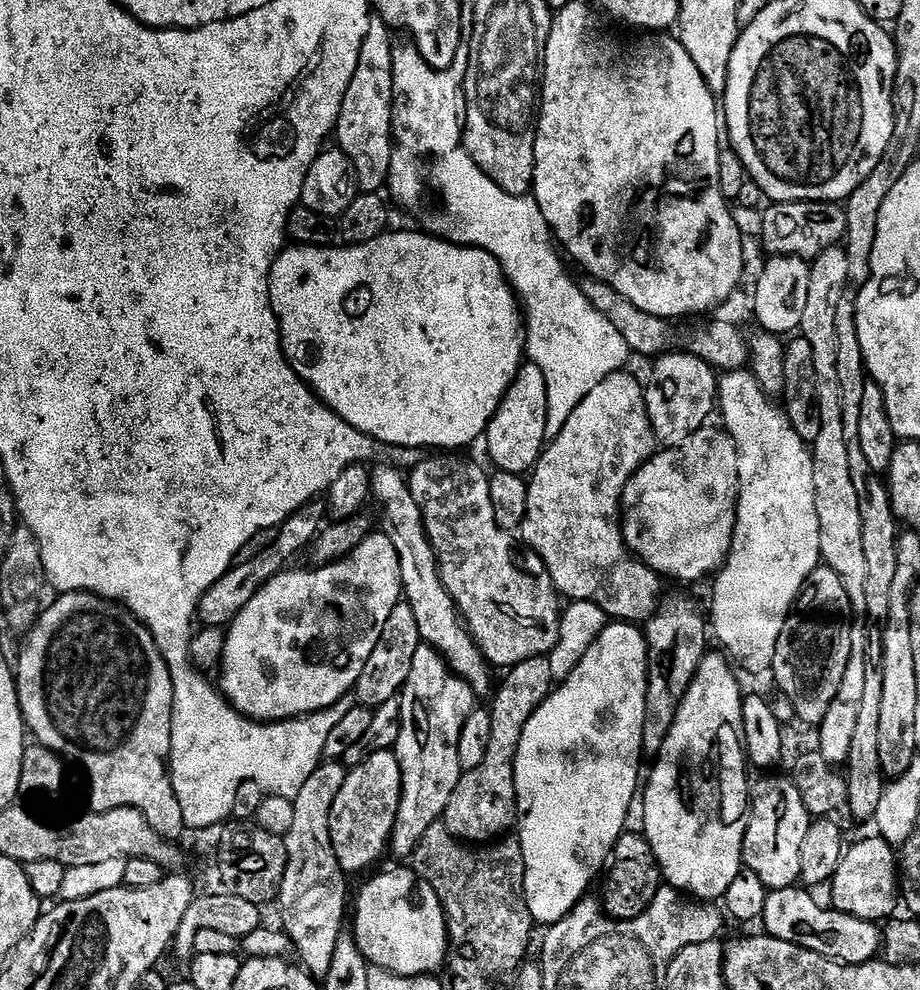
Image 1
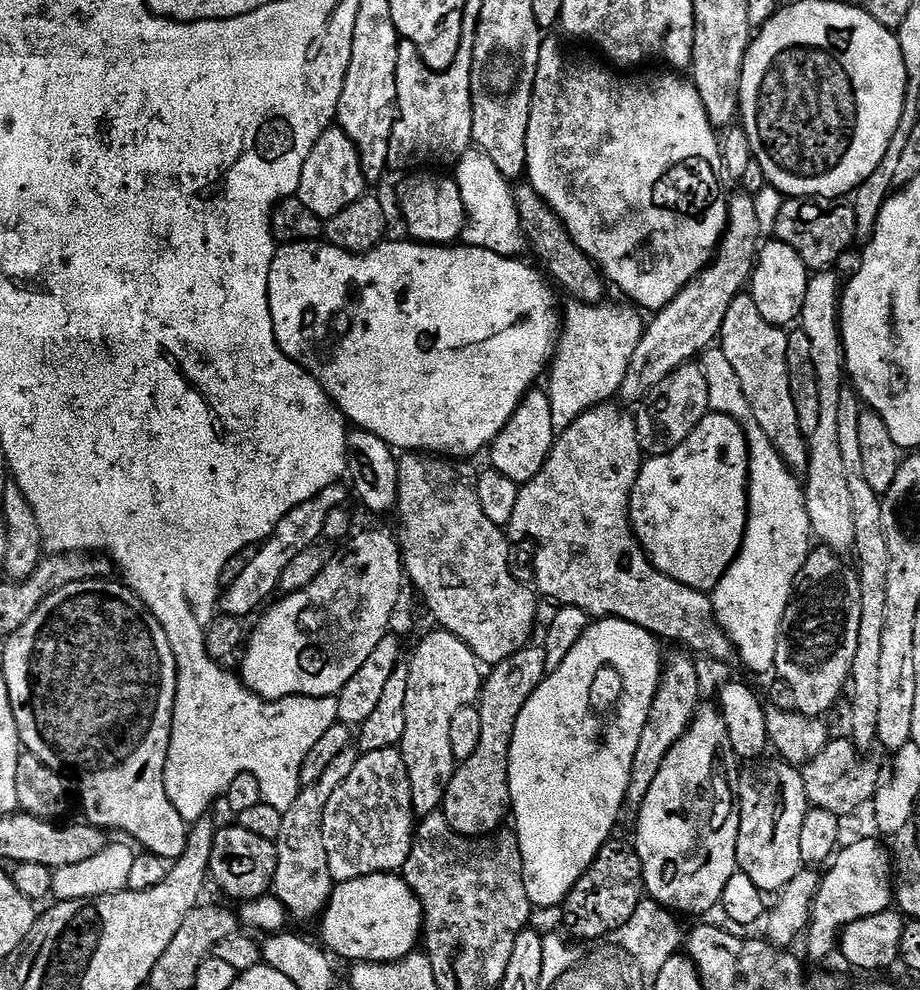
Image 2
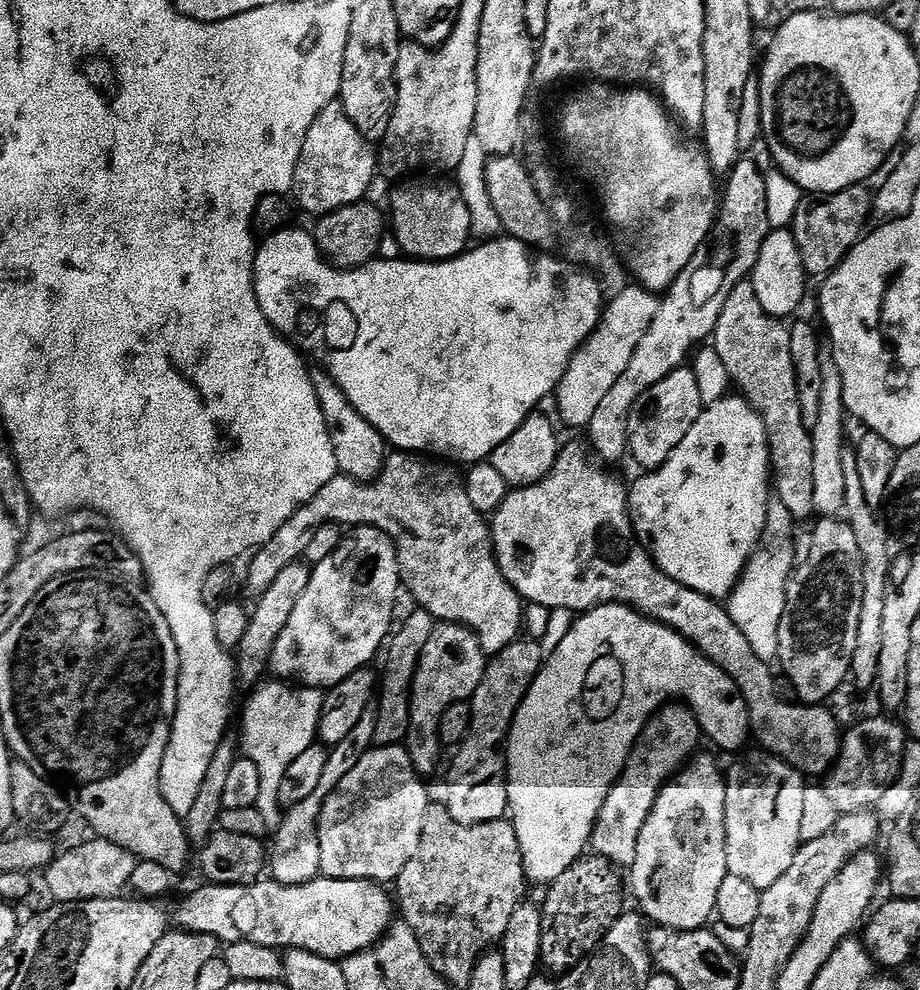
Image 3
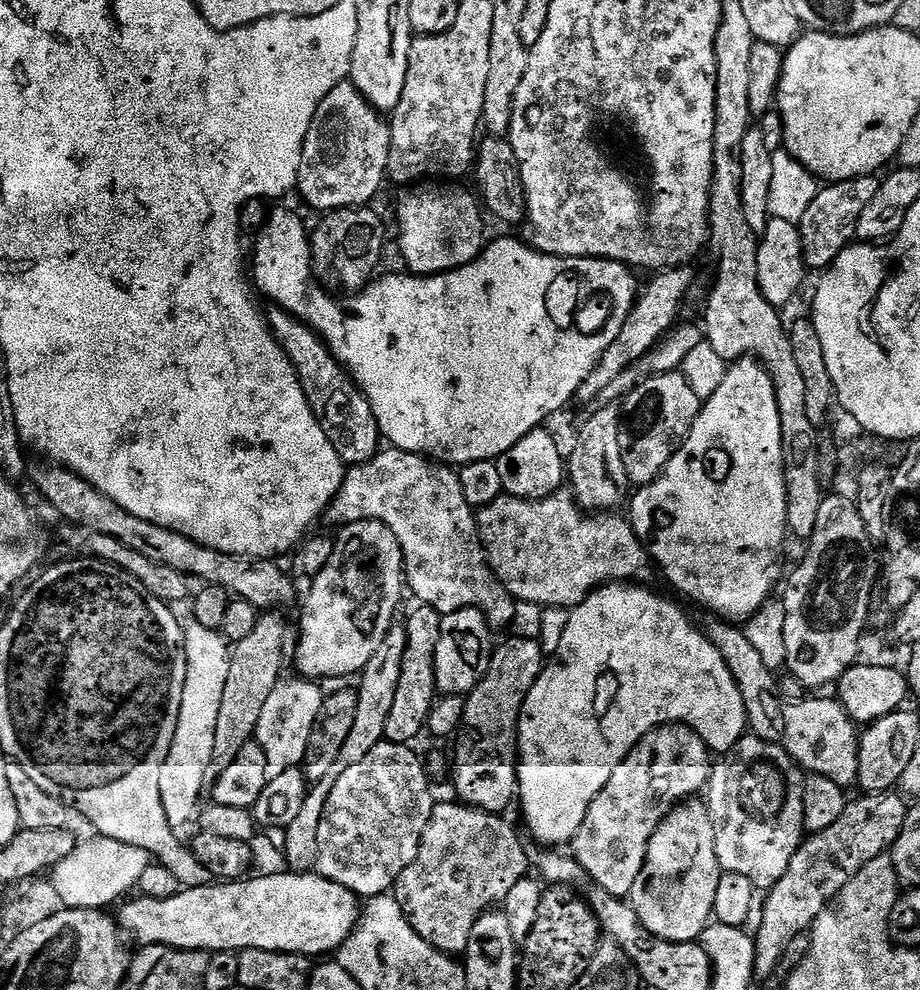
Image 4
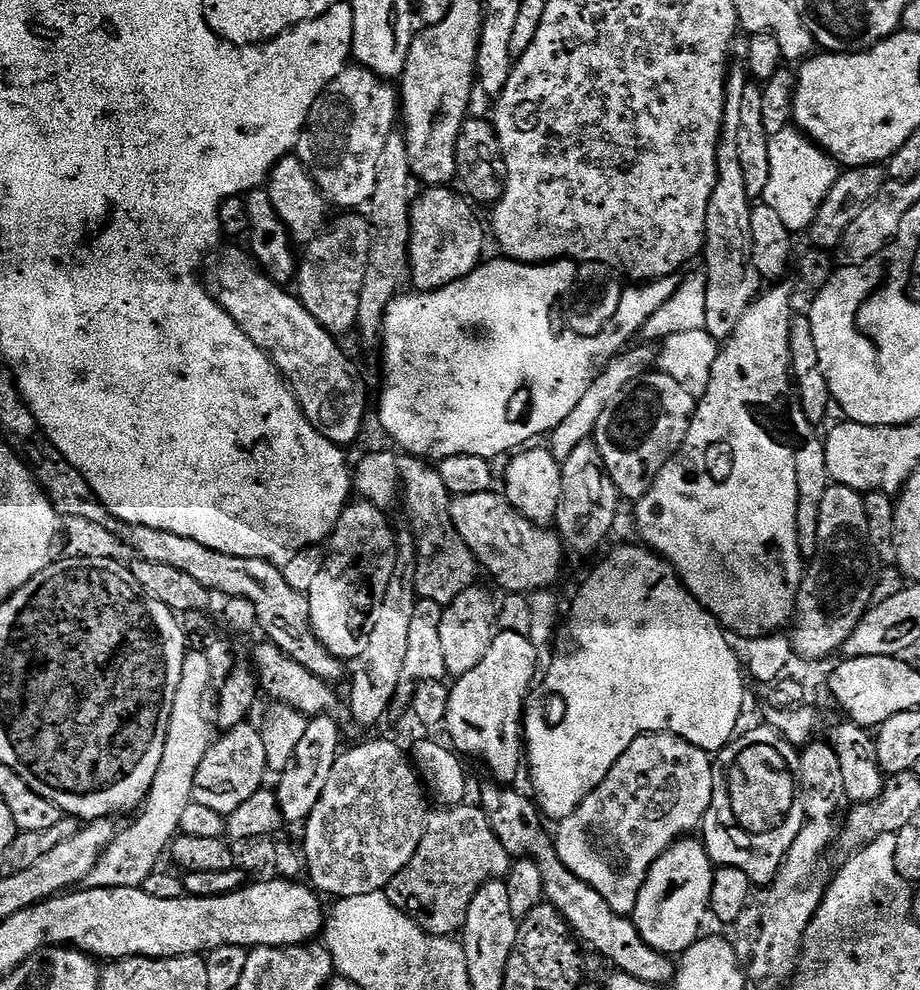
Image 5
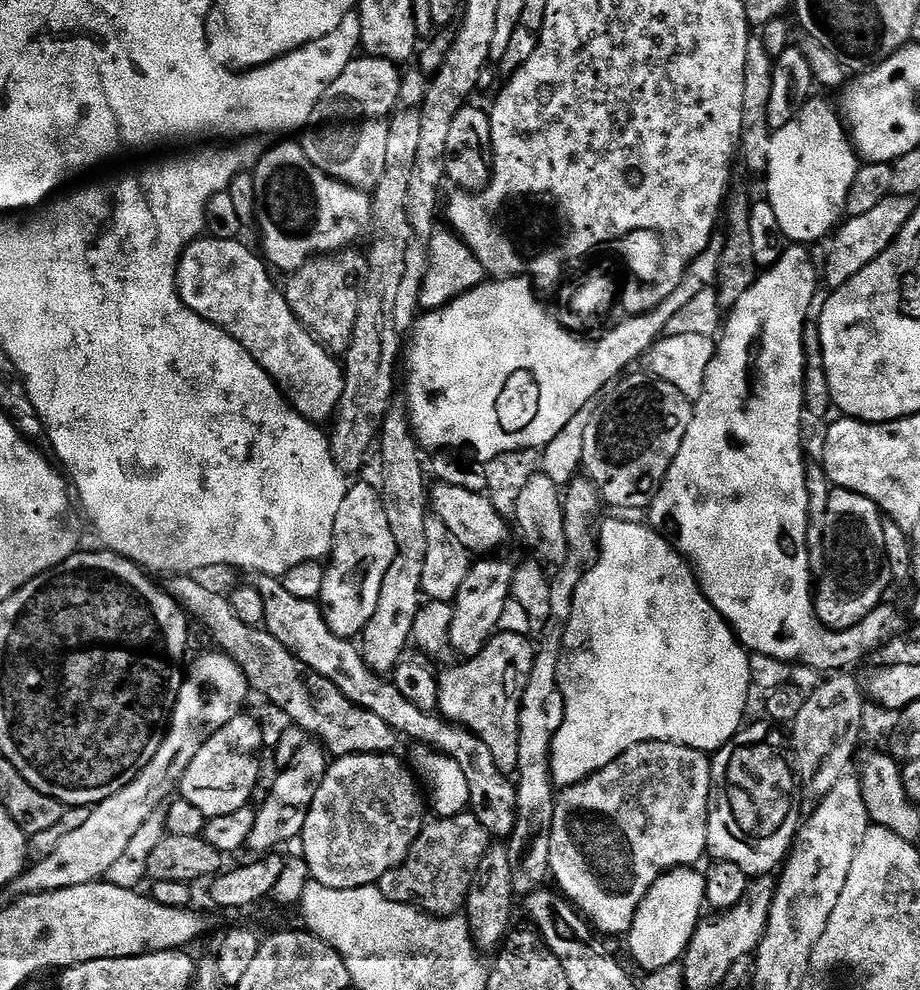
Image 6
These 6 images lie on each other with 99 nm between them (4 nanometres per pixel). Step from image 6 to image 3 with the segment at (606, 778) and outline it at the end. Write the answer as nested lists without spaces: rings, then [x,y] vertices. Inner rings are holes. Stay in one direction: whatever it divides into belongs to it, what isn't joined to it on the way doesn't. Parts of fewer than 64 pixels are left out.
[[[672,702],[657,711],[640,737],[623,776],[616,781],[602,806],[600,817],[592,829],[590,848],[613,866],[630,866],[635,862],[640,832],[660,797],[661,788],[673,773],[693,759],[697,751],[696,743],[702,740],[702,729],[697,713],[688,708],[683,708],[680,702]]]

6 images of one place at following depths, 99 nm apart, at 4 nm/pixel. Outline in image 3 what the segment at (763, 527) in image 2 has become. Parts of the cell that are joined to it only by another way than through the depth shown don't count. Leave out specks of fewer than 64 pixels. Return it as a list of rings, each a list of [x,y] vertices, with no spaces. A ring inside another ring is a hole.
[[[781,502],[773,503],[768,509],[768,526],[764,530],[762,547],[753,555],[744,575],[726,600],[730,618],[734,618],[734,626],[746,634],[750,646],[756,648],[758,658],[769,665],[780,655],[778,630],[788,609],[788,581],[792,579],[798,564],[792,540],[788,537],[792,527],[794,521],[790,510]]]

